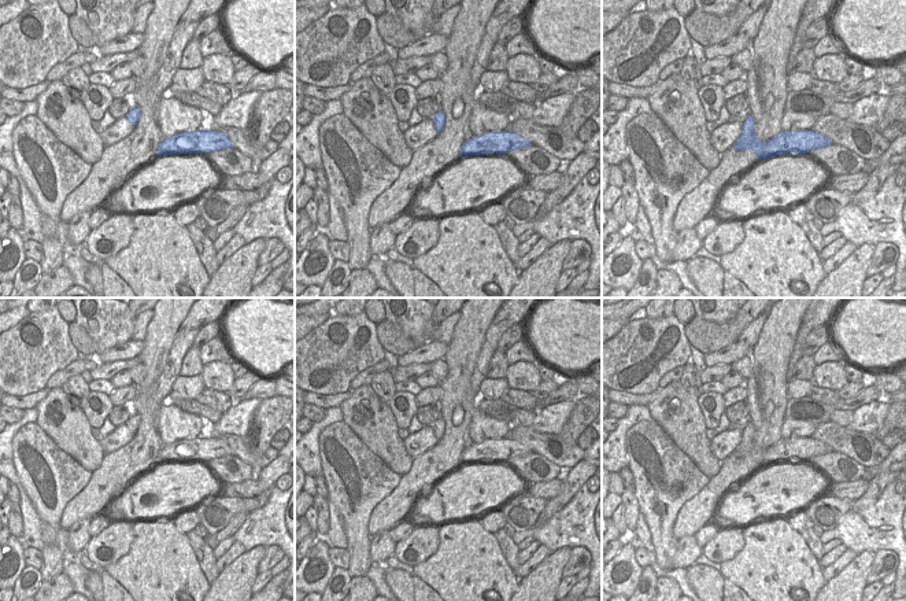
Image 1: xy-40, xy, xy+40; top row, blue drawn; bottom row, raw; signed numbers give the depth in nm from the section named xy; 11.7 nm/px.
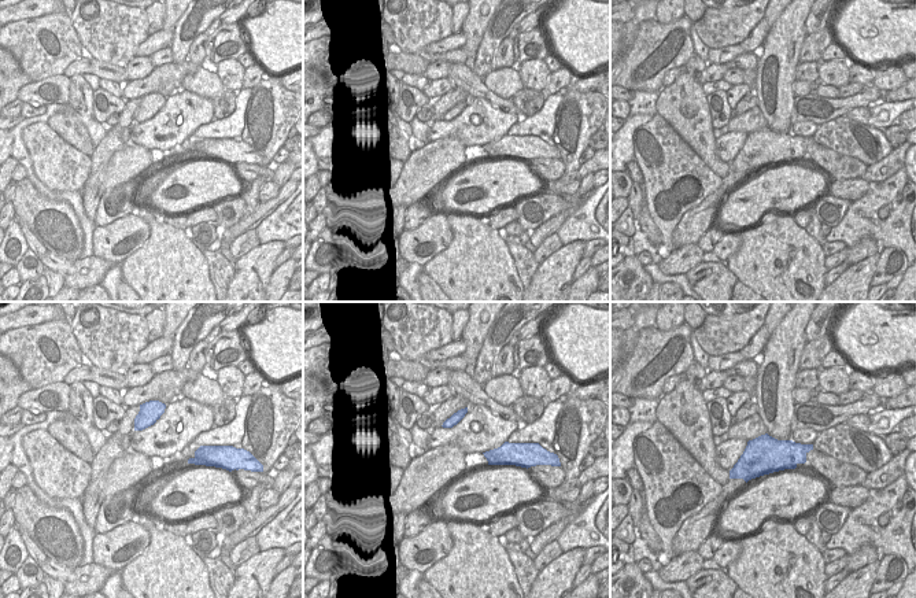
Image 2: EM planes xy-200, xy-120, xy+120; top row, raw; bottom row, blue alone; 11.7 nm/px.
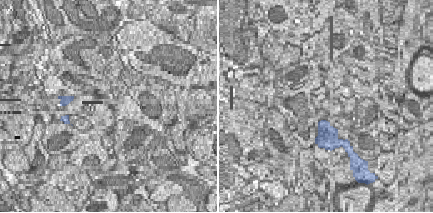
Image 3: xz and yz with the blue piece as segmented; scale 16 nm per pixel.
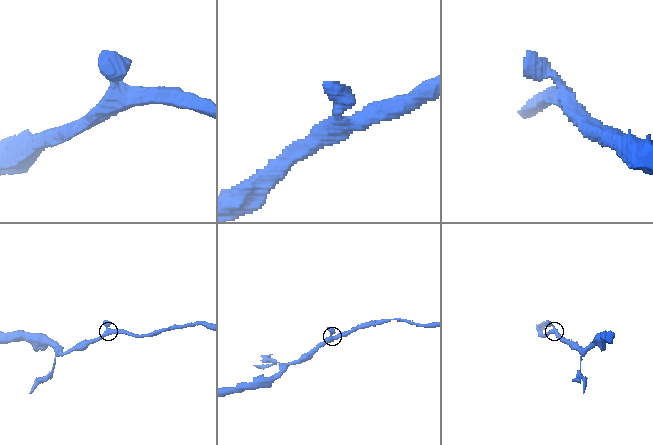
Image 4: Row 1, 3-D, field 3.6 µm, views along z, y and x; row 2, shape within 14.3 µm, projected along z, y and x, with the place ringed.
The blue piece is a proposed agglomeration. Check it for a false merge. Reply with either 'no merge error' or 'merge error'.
no merge error

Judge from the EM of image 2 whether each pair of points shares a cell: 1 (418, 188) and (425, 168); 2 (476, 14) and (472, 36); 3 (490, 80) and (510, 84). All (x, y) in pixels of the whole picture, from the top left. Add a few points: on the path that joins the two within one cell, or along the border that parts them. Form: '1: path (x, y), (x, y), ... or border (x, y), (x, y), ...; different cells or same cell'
1: path (418, 183), (424, 173); same cell
2: path (476, 19), (473, 30); same cell
3: path (495, 81), (505, 82); same cell

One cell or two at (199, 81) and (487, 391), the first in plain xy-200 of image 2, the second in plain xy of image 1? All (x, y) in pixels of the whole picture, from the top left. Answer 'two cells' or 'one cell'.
one cell

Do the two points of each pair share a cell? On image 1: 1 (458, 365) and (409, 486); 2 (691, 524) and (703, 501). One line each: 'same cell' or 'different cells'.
1: same cell
2: same cell

